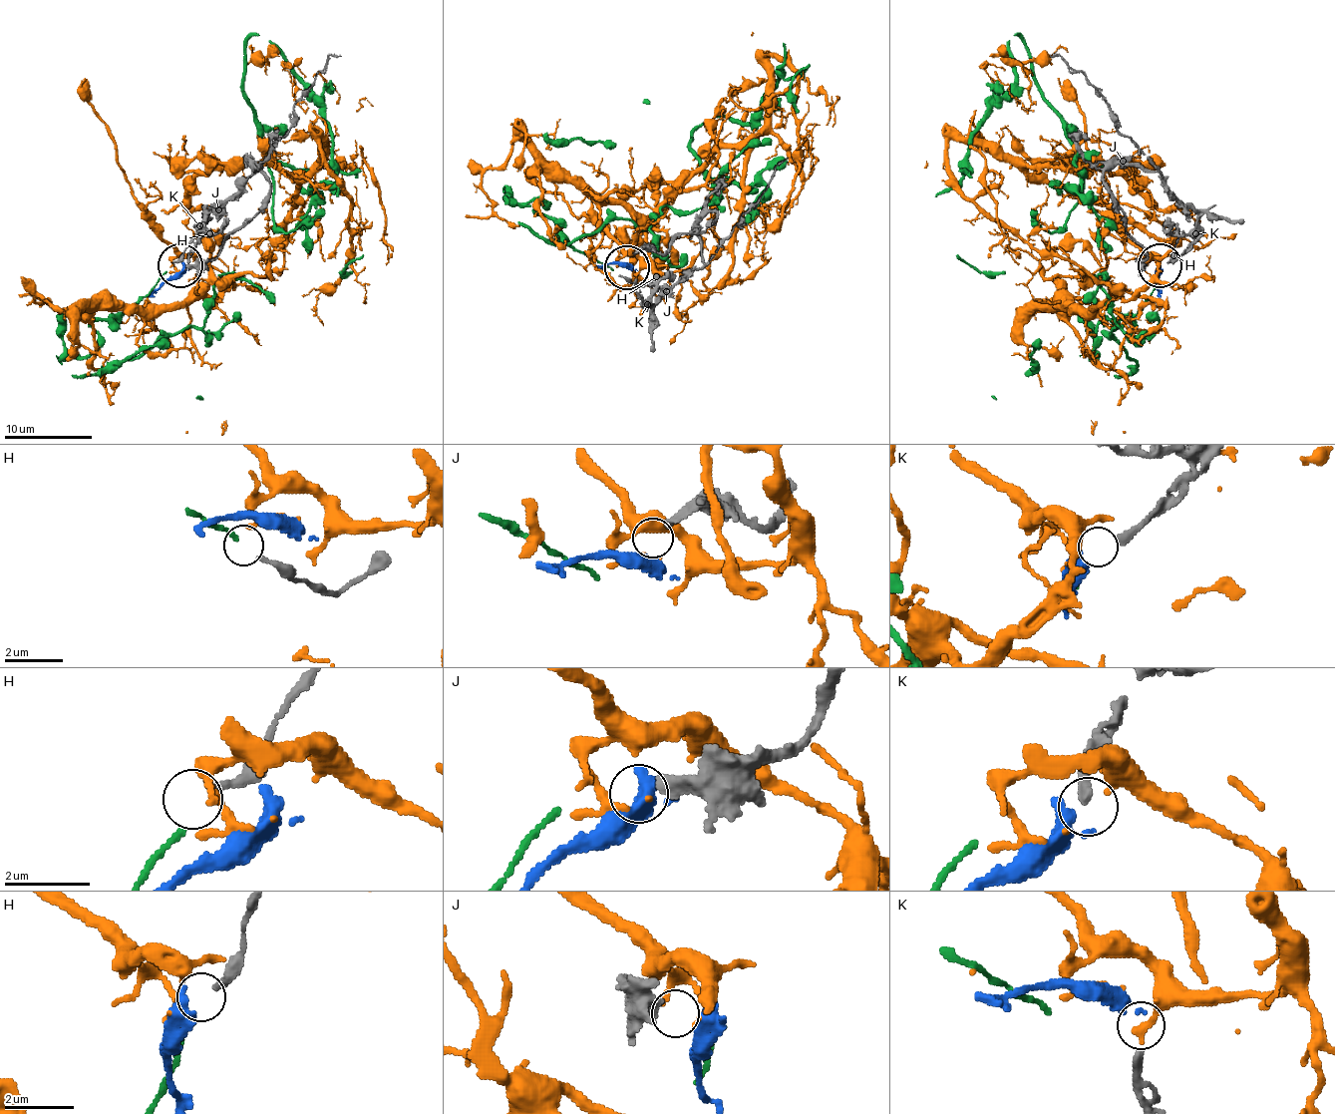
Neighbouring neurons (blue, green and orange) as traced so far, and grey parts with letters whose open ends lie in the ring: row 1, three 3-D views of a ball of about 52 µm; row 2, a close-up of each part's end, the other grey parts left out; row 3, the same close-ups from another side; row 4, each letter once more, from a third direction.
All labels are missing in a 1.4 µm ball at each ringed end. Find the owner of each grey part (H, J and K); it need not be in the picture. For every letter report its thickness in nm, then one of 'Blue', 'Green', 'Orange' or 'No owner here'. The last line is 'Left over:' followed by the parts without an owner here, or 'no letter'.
H: Thickness 180 nm. Green
J: Thickness 240 nm. No owner here
K: Thickness 240 nm. Blue
Left over: J

